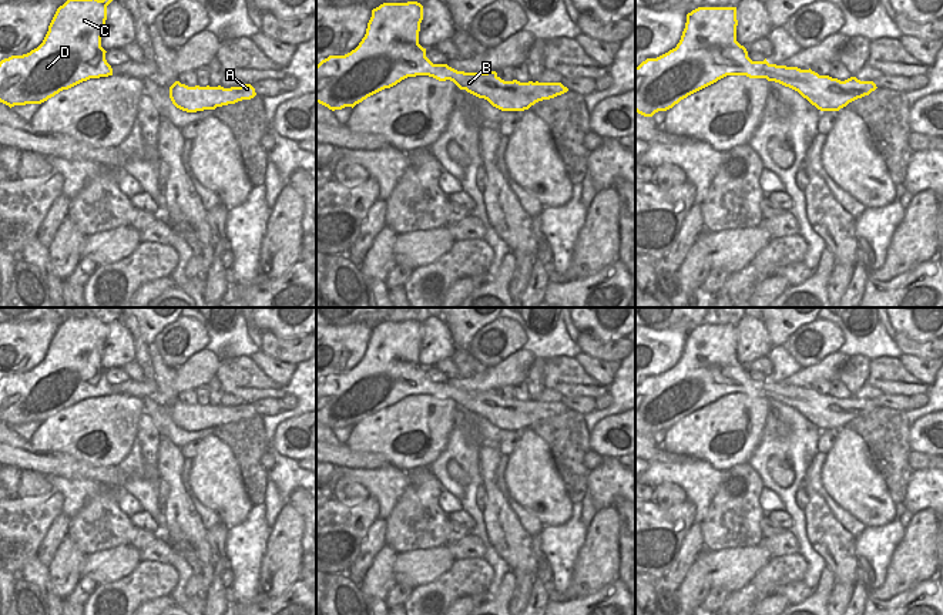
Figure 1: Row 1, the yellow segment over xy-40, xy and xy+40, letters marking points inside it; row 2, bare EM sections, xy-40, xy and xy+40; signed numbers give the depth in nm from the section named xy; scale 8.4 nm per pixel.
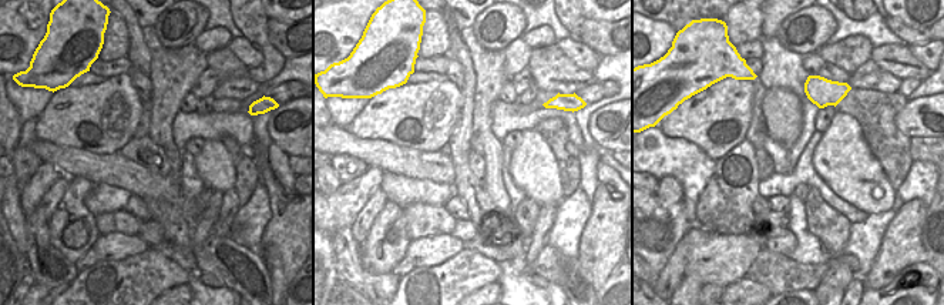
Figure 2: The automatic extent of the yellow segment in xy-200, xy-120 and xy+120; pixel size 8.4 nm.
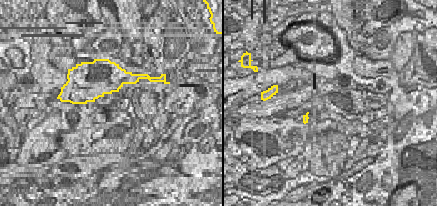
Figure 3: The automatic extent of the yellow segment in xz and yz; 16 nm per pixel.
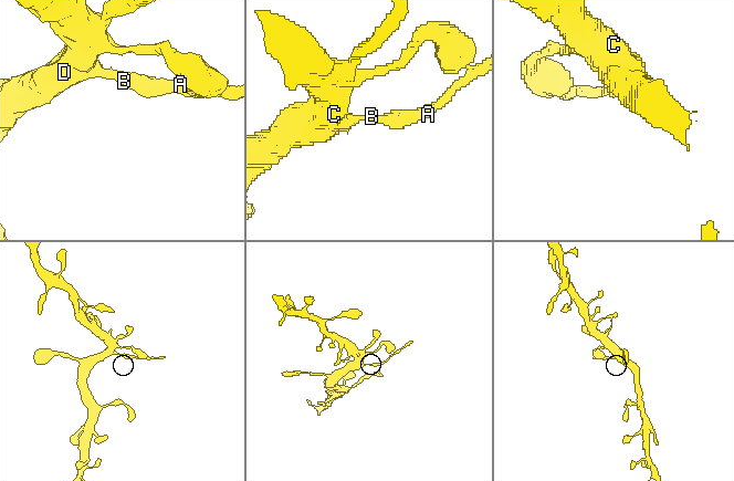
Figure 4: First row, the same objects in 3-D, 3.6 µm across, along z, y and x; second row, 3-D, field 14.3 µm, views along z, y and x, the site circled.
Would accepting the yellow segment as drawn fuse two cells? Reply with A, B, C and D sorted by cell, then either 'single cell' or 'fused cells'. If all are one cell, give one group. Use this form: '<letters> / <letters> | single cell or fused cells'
A B / C D | fused cells

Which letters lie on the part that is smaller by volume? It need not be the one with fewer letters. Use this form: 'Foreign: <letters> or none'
Foreign: A, B

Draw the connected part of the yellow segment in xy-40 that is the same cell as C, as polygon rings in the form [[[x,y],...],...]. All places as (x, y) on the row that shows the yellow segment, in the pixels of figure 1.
[[[67,0],[48,26],[43,43],[23,56],[0,61],[0,102],[9,105],[41,104],[63,90],[90,78],[113,75],[101,47],[107,20],[107,6],[113,0]]]

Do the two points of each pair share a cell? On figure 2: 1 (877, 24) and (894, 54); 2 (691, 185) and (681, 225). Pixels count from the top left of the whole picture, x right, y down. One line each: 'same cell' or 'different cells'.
1: different cells
2: different cells

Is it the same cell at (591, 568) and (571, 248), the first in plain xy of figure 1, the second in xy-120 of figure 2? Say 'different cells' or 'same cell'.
different cells

